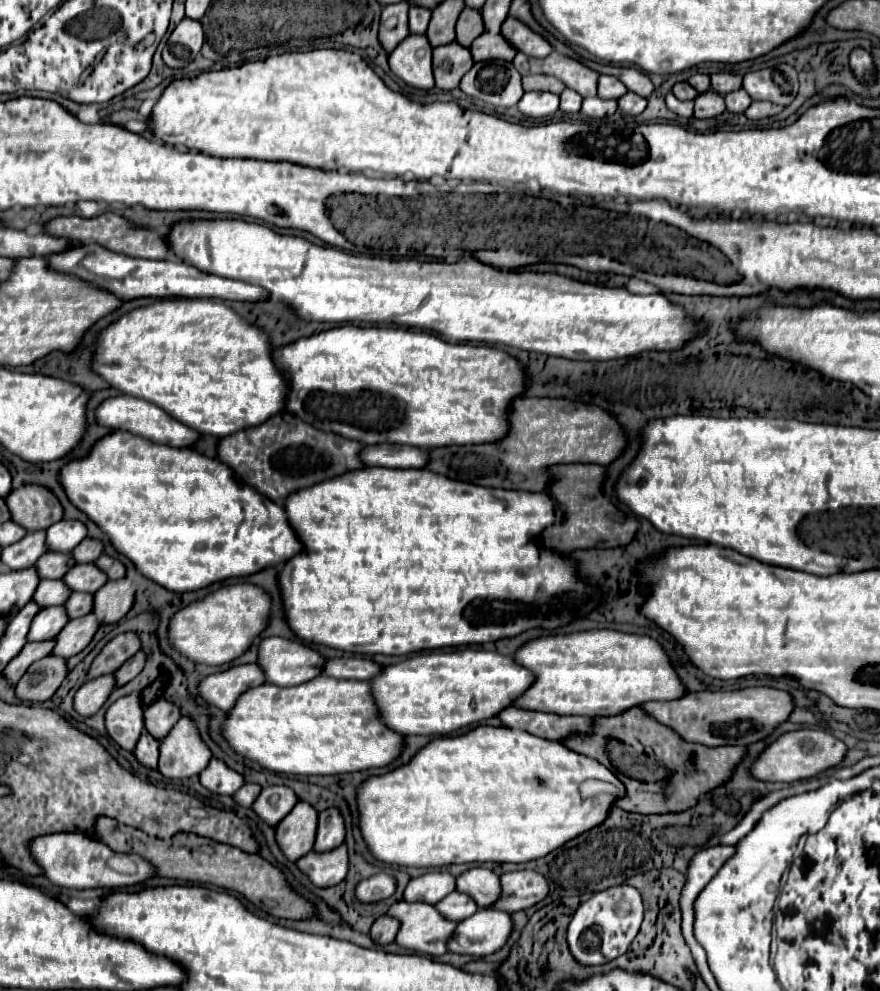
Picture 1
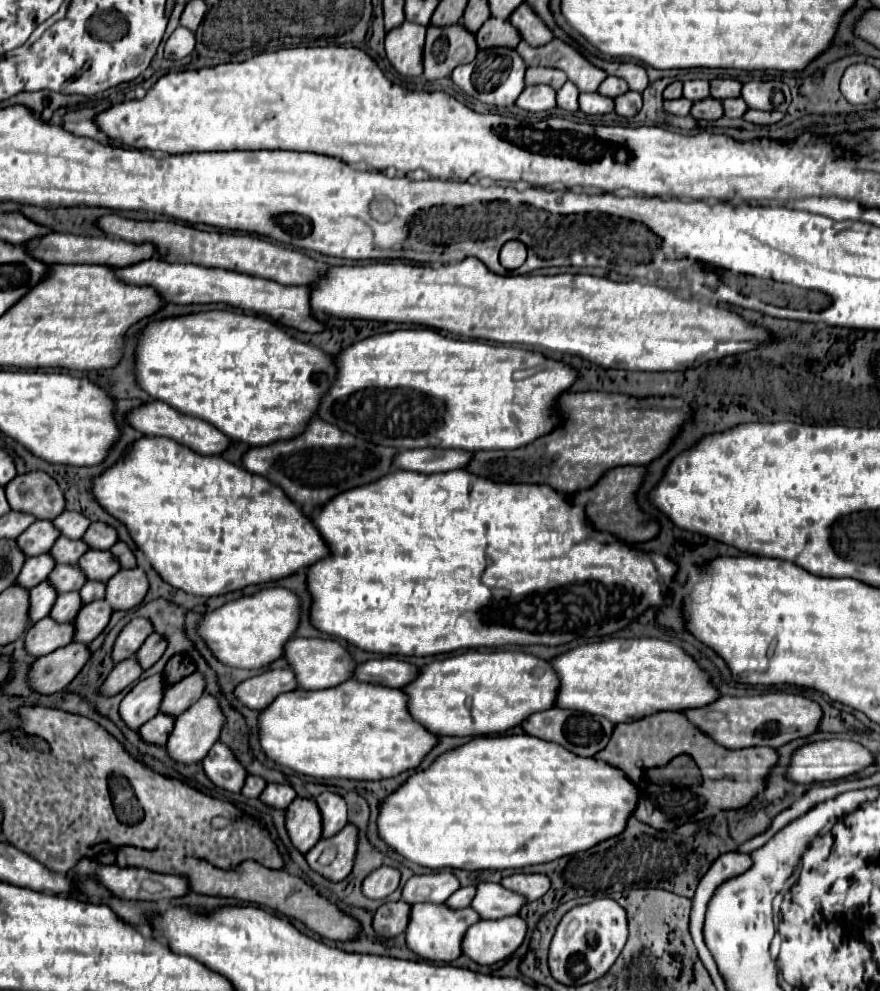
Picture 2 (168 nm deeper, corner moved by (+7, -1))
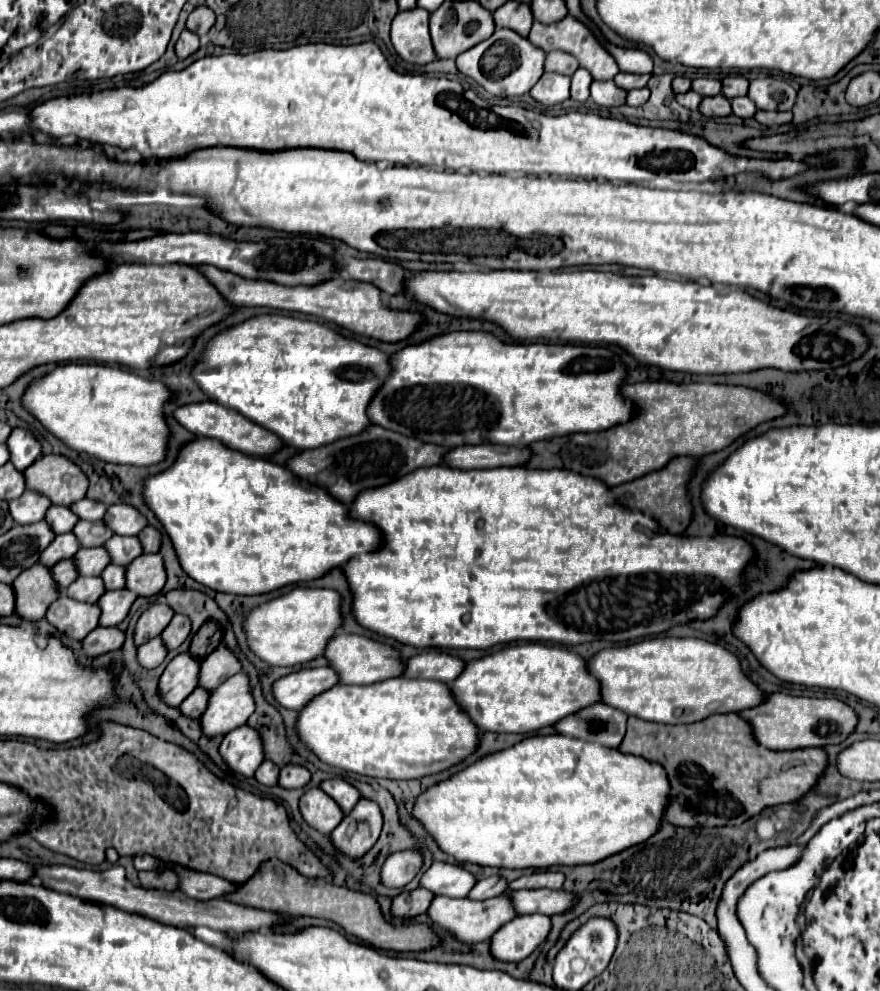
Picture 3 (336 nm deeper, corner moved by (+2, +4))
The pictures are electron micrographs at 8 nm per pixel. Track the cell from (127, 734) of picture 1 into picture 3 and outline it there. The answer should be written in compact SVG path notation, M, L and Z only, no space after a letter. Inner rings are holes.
M189 652L175 656L159 680L163 700L169 706L179 706L197 688L199 670L201 660L193 658Z

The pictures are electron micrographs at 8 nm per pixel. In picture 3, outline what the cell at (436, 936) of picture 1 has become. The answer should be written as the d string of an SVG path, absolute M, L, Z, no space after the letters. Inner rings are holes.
M437 896L431 902L429 908L429 916L433 922L437 922L441 928L453 932L459 940L463 942L483 942L487 938L493 936L493 932L497 928L501 928L503 924L507 924L509 920L513 920L517 916L517 912L513 912L513 904L509 900L509 896L499 896L499 898L489 898L489 900L469 900L469 898L449 898L449 896Z

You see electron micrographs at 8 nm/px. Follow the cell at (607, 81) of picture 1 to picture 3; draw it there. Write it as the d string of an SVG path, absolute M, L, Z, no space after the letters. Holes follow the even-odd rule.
M619 72L613 80L619 88L623 90L633 90L633 88L643 88L647 86L651 74L627 74L627 72Z

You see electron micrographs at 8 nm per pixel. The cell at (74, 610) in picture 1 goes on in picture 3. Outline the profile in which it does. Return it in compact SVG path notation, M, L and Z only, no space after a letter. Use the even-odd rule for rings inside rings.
M109 564L105 568L105 572L101 574L105 588L107 590L117 590L125 586L125 566L117 566L117 564Z

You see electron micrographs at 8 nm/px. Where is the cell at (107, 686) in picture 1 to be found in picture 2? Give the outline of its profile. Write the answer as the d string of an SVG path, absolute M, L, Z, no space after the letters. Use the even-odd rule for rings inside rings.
M130 657L130 659L122 661L120 665L116 665L116 667L112 669L112 673L110 673L110 675L106 677L106 681L100 685L98 693L100 693L102 697L112 697L112 695L120 693L122 689L126 689L126 687L128 687L132 681L136 681L140 675L142 675L140 665L136 663L134 657Z

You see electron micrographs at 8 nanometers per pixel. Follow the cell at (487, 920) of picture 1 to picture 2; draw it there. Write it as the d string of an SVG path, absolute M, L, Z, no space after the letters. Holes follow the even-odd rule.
M518 915L502 919L480 919L468 927L462 953L480 965L494 965L510 957L526 935L526 923Z

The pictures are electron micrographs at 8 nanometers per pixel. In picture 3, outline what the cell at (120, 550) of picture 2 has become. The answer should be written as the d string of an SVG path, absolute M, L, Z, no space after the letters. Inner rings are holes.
M155 526L143 528L143 530L137 534L137 538L141 540L145 552L159 552L159 548L161 548L161 530L157 530Z

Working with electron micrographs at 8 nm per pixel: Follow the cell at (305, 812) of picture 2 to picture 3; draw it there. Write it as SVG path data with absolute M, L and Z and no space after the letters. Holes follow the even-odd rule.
M311 788L301 796L299 802L301 814L303 818L319 832L329 834L333 832L333 828L343 820L343 812L339 808L339 804L327 796L321 788Z

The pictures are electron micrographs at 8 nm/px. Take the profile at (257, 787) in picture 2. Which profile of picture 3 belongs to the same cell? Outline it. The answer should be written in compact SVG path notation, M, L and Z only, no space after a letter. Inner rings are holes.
M265 760L265 762L257 768L255 778L257 778L261 784L265 784L265 786L275 786L277 780L279 780L279 770L281 770L281 768L279 768L275 762Z

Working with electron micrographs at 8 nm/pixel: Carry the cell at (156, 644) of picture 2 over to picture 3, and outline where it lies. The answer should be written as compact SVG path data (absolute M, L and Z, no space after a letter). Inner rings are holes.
M175 614L173 620L171 620L171 624L169 624L169 626L165 628L165 632L161 634L161 638L163 638L165 646L167 646L169 650L173 650L173 648L179 648L179 646L185 642L185 638L189 636L189 632L191 632L189 616Z

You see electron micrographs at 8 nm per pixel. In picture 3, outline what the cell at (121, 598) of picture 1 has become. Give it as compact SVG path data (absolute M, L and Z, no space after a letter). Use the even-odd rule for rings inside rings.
M141 554L127 566L127 588L139 596L153 596L165 586L167 574L161 554Z

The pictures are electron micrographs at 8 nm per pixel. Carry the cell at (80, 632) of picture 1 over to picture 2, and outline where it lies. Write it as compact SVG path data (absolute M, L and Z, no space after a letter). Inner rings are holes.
M92 601L84 605L74 619L76 637L72 641L84 641L84 643L94 641L108 625L110 615L112 615L112 607L106 601Z

